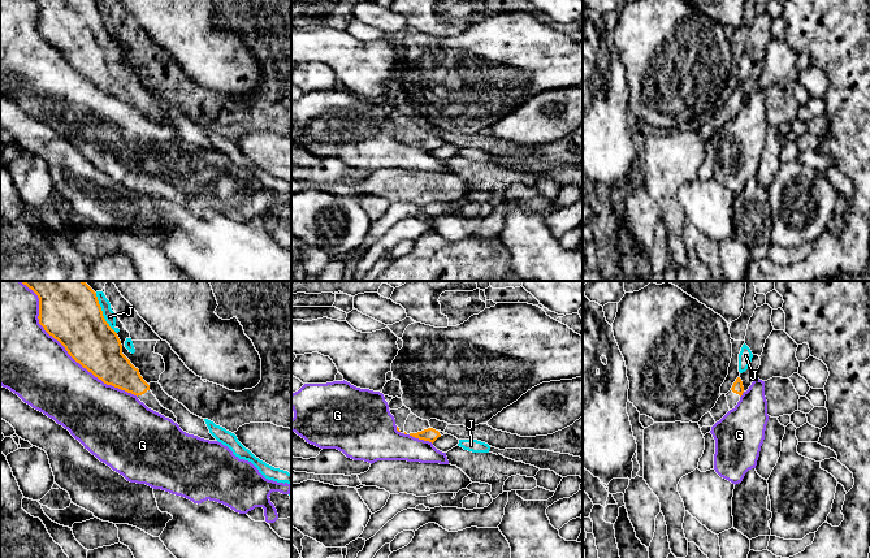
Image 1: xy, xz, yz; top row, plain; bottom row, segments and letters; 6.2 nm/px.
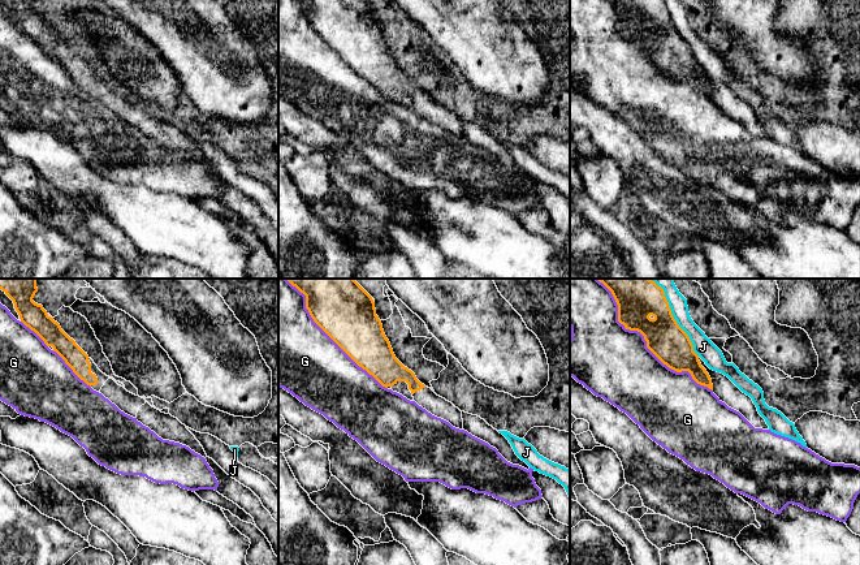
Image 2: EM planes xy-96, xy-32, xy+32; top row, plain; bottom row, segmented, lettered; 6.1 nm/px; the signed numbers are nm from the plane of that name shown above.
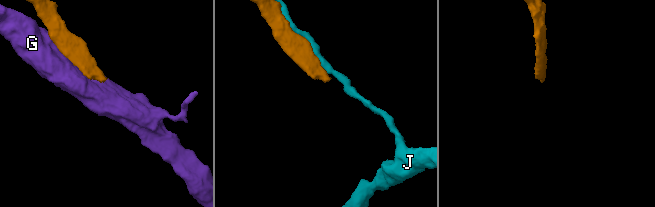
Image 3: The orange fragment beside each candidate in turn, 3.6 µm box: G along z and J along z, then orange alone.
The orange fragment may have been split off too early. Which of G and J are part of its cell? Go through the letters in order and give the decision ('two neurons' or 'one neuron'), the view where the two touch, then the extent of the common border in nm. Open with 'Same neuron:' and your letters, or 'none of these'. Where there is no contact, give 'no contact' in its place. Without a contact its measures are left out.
Same neuron: none of these
G: two neurons; contact in xy; length 900 nm
J: two neurons; contact in xy; length 280 nm

